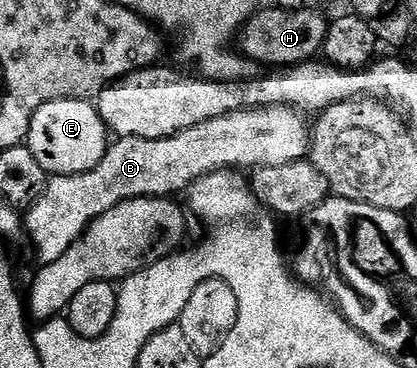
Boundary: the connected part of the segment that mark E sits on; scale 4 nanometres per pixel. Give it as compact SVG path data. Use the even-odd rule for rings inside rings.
M56 99L40 107L35 117L31 117L27 146L50 176L78 175L95 169L95 165L103 161L110 142L110 132L90 100Z

